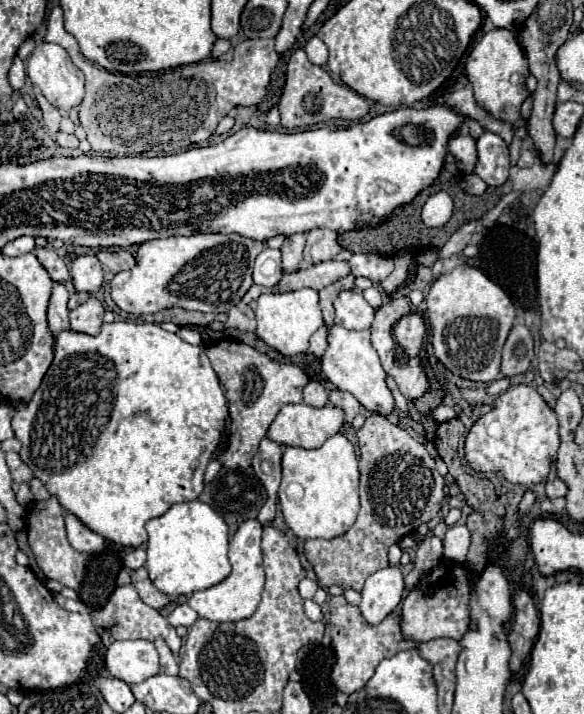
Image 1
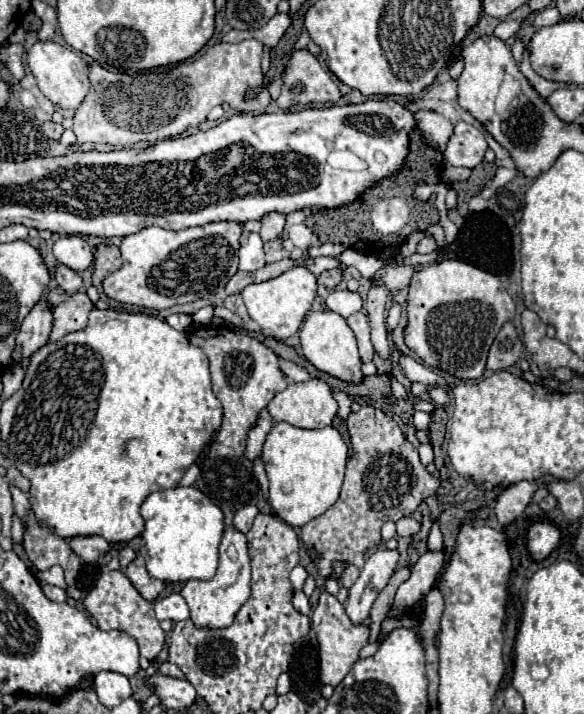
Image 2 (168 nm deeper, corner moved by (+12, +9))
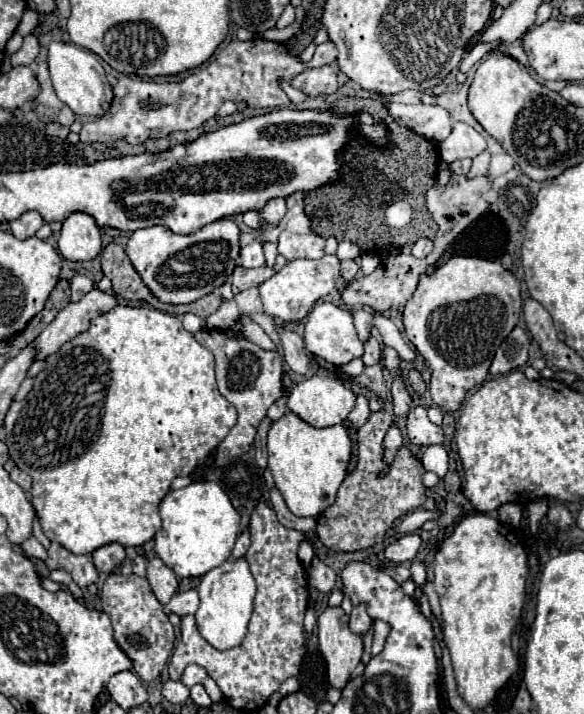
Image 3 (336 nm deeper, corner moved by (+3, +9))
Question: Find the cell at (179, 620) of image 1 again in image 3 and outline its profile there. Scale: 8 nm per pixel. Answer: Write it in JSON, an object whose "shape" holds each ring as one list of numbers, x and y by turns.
{"shape":[[191,589,191,591,175,593,173,599,165,605,163,611,165,611,167,615,177,613,179,617,185,617,185,615,193,615,197,609,199,609,199,597,197,597,197,591]]}

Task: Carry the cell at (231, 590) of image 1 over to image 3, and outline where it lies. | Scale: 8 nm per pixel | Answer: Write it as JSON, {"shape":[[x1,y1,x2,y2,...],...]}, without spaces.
{"shape":[[245,557,227,559,221,567,205,573,197,587,201,605,195,613,199,633,215,647,215,649,231,649,239,645,247,633,247,623,253,611,253,599,257,593,255,579,249,569,249,561]]}

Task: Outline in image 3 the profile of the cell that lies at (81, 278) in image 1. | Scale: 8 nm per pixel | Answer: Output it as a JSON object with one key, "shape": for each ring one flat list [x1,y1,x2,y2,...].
{"shape":[[73,213,63,223,59,251,67,261,91,261,101,253,101,231,93,217]]}

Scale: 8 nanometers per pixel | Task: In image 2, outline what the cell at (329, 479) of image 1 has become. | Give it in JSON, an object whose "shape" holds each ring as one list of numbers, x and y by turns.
{"shape":[[274,423,270,433,266,435,266,443,262,449,262,461,266,465,266,473,270,479,270,499,268,499,270,507,276,511,276,515,282,521,286,521,292,527,304,527,310,519,320,517,328,507,336,503,344,479,346,459,348,459,348,447,334,427,308,431,308,429,294,427,290,423]]}

